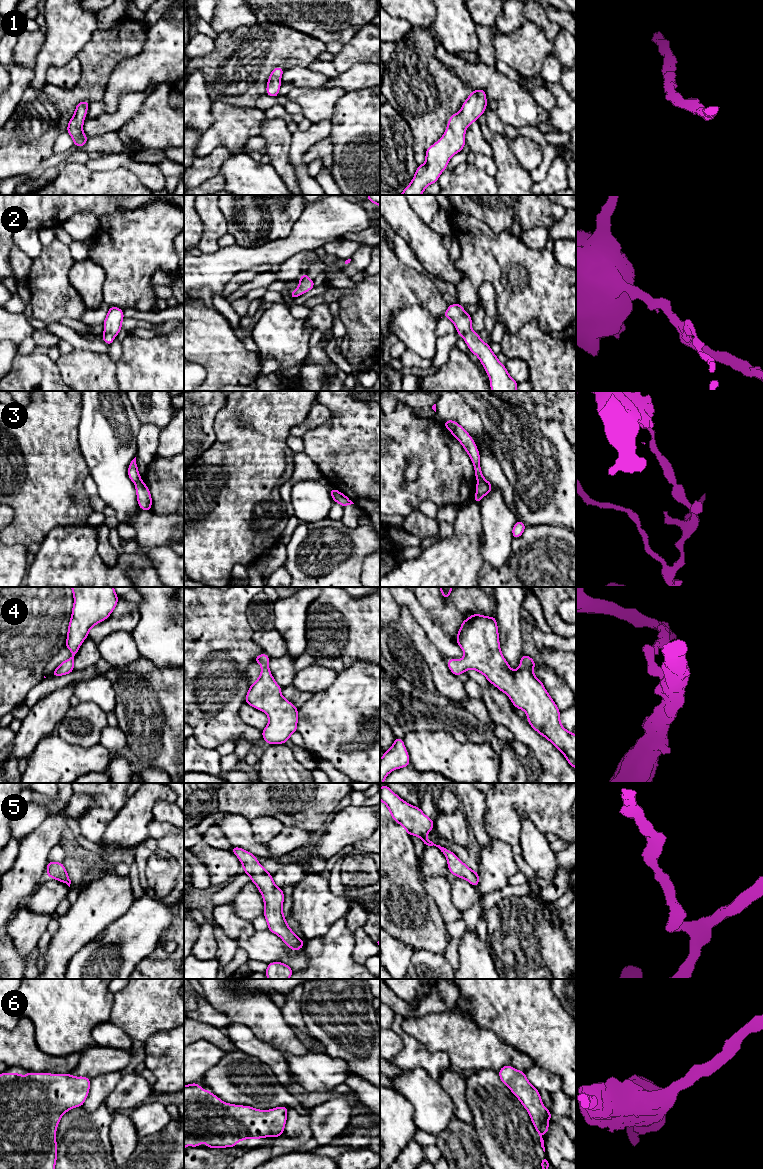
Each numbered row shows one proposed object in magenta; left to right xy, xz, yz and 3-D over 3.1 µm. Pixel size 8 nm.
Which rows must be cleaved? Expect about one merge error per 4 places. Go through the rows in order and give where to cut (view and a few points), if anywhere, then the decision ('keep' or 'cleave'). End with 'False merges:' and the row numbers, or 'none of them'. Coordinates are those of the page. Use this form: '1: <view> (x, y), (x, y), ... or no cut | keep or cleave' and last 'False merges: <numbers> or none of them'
1: no cut | keep
2: no cut | keep
3: yz (484, 479), (478, 482) | cleave
4: no cut | keep
5: no cut | keep
6: no cut | keep
False merges: 3

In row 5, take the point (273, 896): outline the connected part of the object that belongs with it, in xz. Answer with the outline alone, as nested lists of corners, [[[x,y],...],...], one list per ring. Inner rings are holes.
[[[234,847],[230,849],[240,860],[243,871],[251,877],[259,892],[262,894],[265,905],[264,917],[266,918],[270,932],[278,935],[292,951],[303,948],[305,942],[302,941],[287,924],[283,915],[284,893],[282,888],[276,886],[272,874],[258,863],[257,857],[246,850]]]

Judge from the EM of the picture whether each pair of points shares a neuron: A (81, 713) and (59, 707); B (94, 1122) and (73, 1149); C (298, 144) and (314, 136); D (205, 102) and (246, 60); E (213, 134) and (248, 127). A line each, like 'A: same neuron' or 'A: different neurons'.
A: different neurons
B: same neuron
C: same neuron
D: different neurons
E: same neuron

